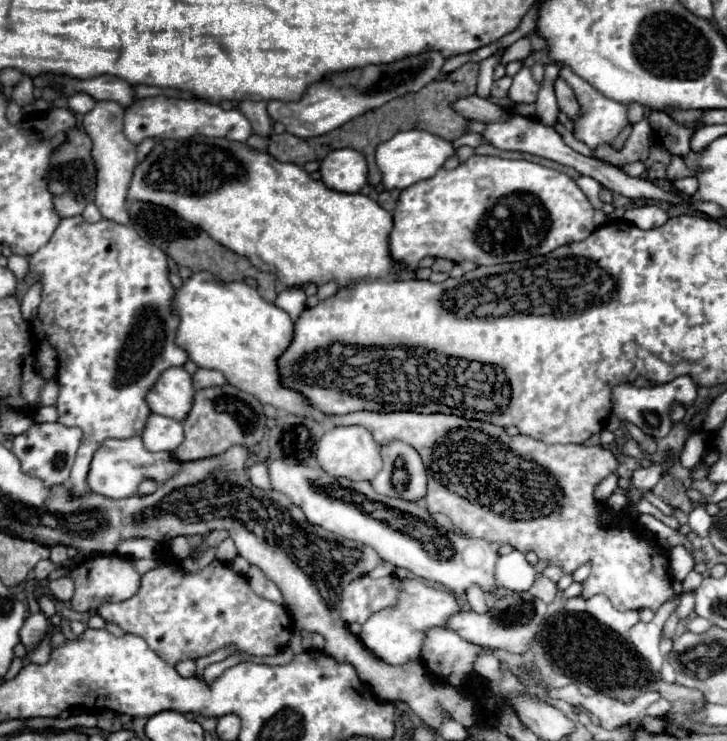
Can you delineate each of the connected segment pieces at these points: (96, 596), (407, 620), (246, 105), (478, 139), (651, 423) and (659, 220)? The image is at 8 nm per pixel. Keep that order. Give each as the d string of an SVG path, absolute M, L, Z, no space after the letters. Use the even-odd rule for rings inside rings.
M118 553L98 555L98 557L92 557L92 559L86 559L68 577L76 583L76 591L74 591L74 597L72 597L72 609L74 611L98 609L104 601L108 601L108 603L126 601L126 599L130 599L138 593L138 587L140 587L140 581L142 581L142 575L136 571L134 561L122 559L122 555L118 555Z
M400 579L398 601L382 611L376 611L366 623L362 623L360 639L374 655L378 655L378 659L390 665L414 663L422 657L426 631L430 631L430 627L444 627L446 619L458 611L462 611L462 603L452 591L428 587L420 579Z
M240 101L238 109L250 119L252 129L260 137L268 137L272 133L272 121L266 113L266 103L264 101Z
M467 133L466 135L452 142L452 145L454 145L456 149L461 146L470 146L472 148L476 148L482 144L485 144L482 135L476 133Z
M688 375L676 377L670 383L664 385L652 385L652 387L634 387L634 385L618 385L614 387L612 393L614 399L614 415L618 419L628 419L630 423L638 425L646 435L654 437L654 439L662 439L670 433L672 429L672 419L670 419L670 411L674 403L680 403L684 407L690 407L696 403L696 385L692 383L692 379Z
M644 205L644 207L636 207L636 209L628 209L624 213L624 219L634 223L640 229L654 229L668 221L668 213L664 209L660 209L658 205Z

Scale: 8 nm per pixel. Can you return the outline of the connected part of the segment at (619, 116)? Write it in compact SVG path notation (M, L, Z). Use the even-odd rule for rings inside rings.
M560 67L560 77L574 89L576 97L578 97L578 103L580 103L580 117L574 119L574 137L584 141L590 149L598 147L600 143L612 143L616 139L616 135L628 125L628 119L626 119L626 105L618 103L618 101L612 101L608 97L604 97L600 91L596 91L590 83L586 83L584 79L580 79L578 75L574 75L570 71L570 67Z

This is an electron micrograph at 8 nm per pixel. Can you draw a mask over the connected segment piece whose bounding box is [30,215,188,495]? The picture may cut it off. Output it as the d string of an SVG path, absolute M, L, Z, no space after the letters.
M76 215L70 219L62 219L62 223L58 225L52 239L42 249L38 249L34 255L30 255L30 273L36 277L38 283L42 283L42 303L40 303L38 317L42 321L42 331L46 335L48 345L54 347L54 351L58 353L58 373L56 373L56 381L60 385L58 403L56 403L58 423L70 425L70 427L80 427L84 433L82 445L76 455L74 469L70 475L70 487L72 487L74 495L86 495L90 491L86 485L86 473L88 473L92 455L98 449L98 445L106 439L132 439L134 435L142 435L142 431L146 427L146 419L152 415L150 407L146 407L146 391L150 391L150 387L154 385L154 379L158 379L158 375L162 375L162 371L166 371L166 367L182 367L188 361L186 349L176 345L176 341L174 341L180 317L174 311L174 293L176 291L168 279L168 275L170 275L168 255L160 247L144 241L132 227L126 227L126 225L108 221L108 219L102 219L98 223L88 223L88 221L84 221L82 215Z

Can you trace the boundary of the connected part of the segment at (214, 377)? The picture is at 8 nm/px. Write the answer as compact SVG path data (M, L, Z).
M198 369L194 373L194 387L204 389L204 387L216 387L216 385L226 385L226 377L220 371L212 369Z

